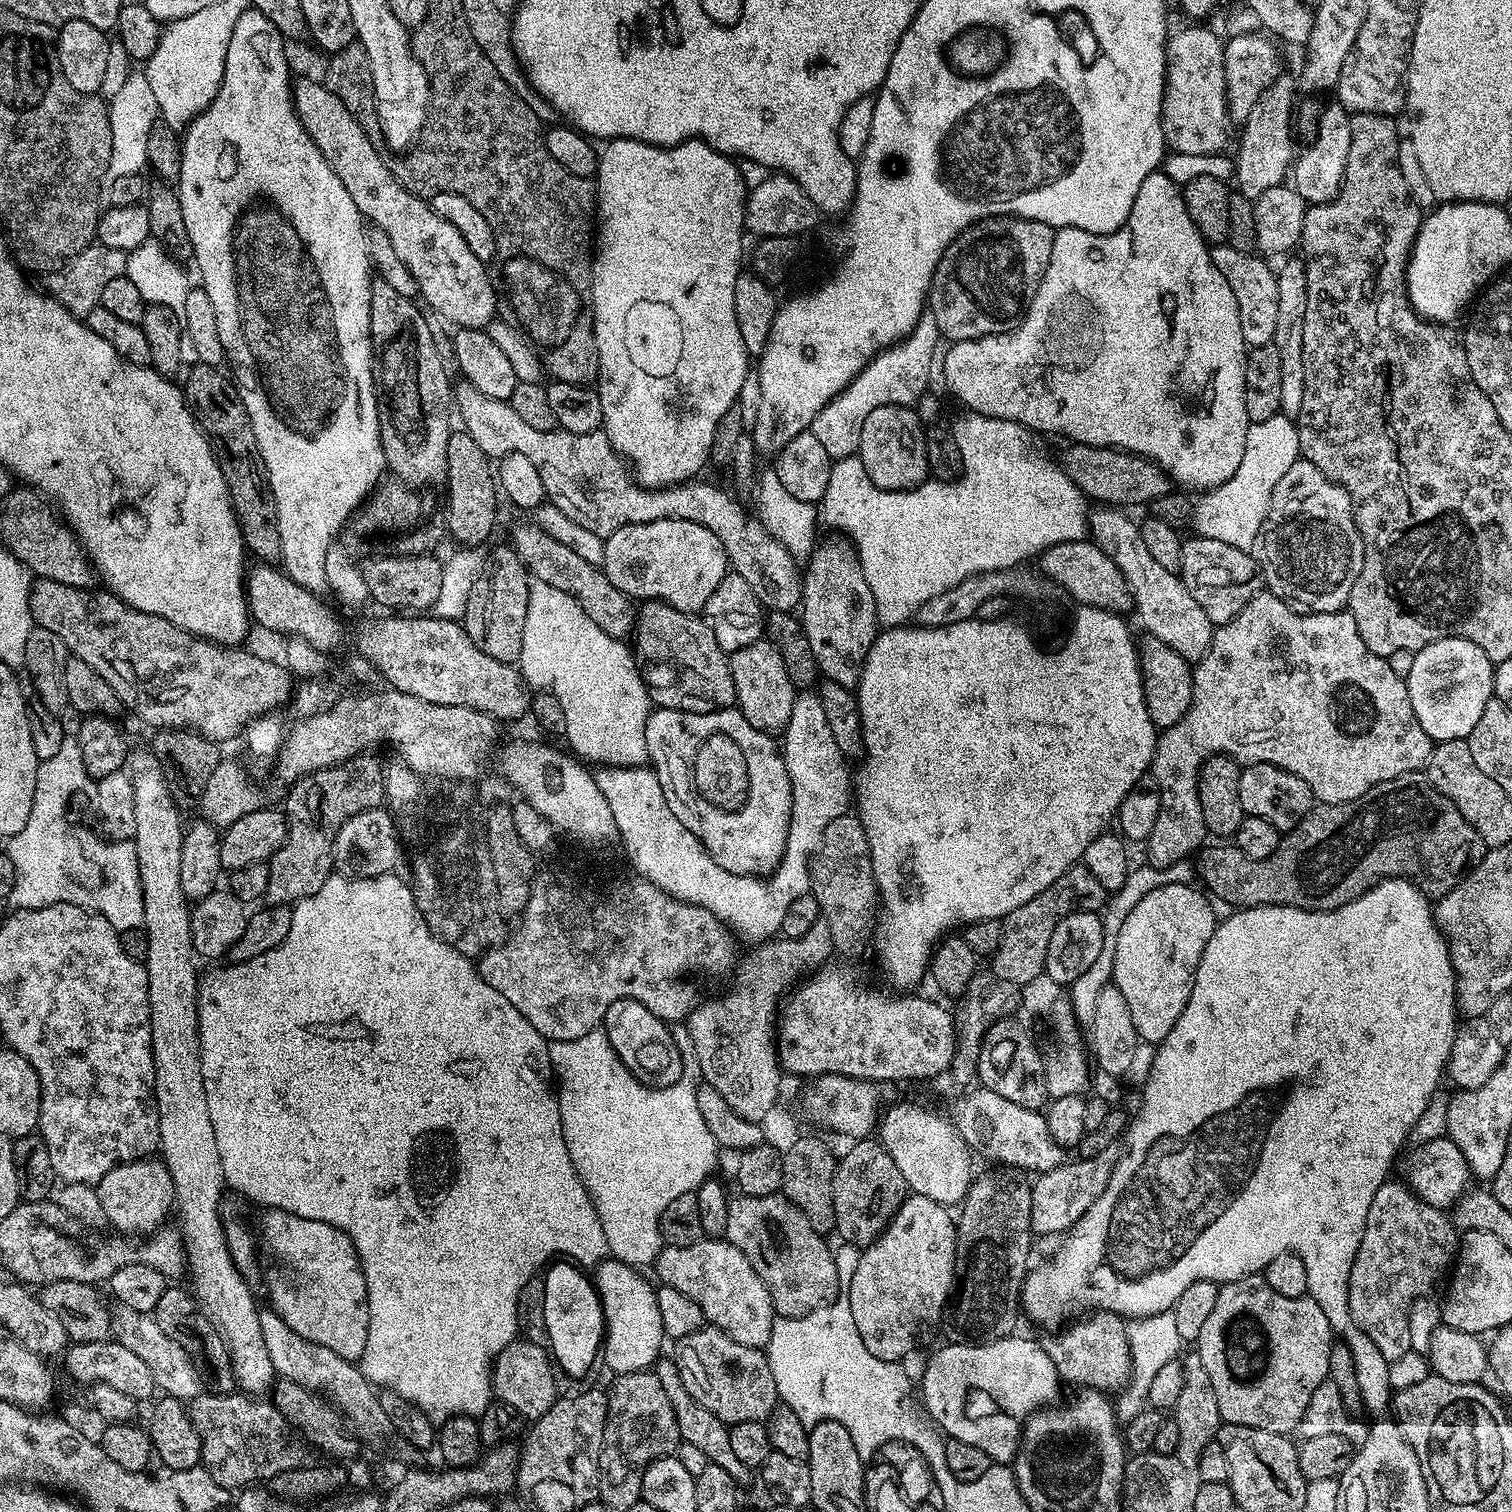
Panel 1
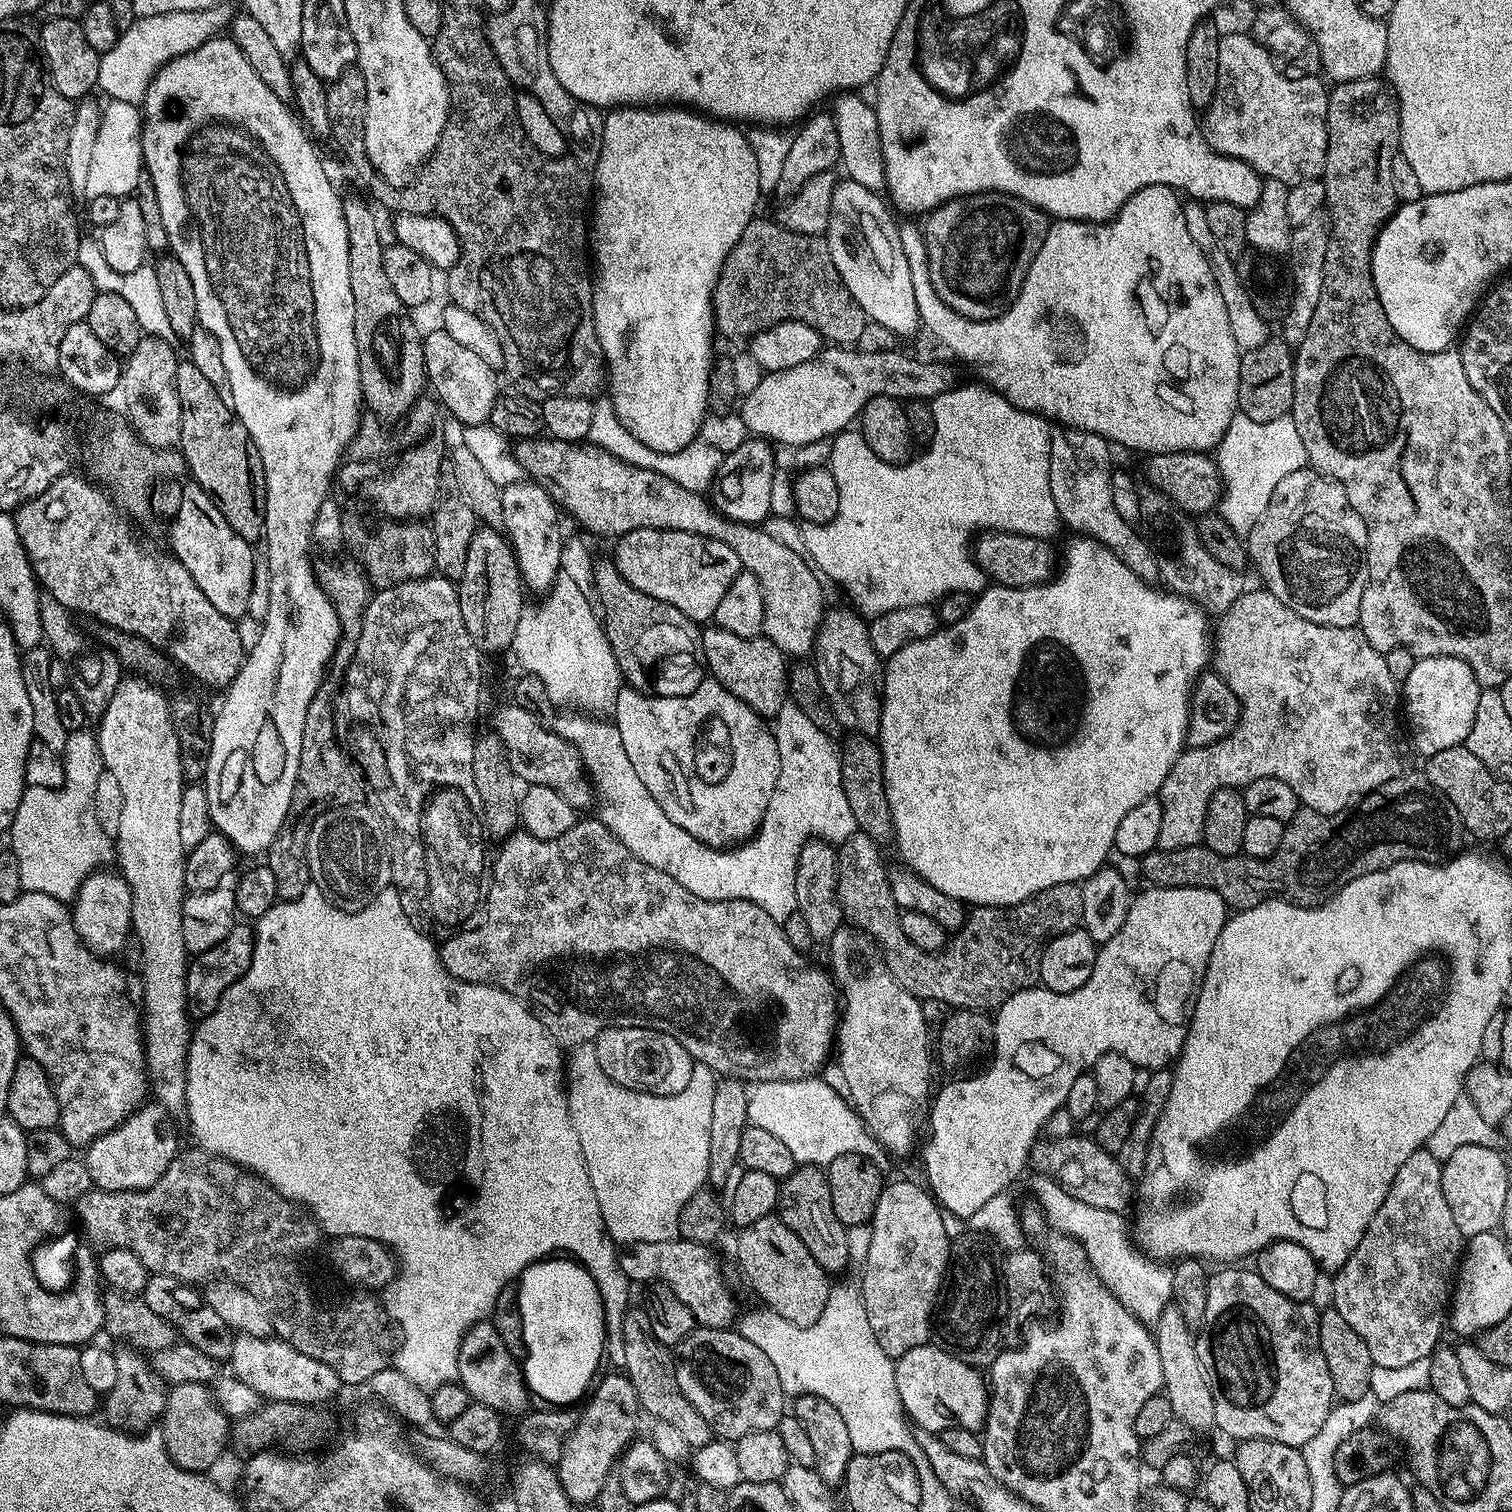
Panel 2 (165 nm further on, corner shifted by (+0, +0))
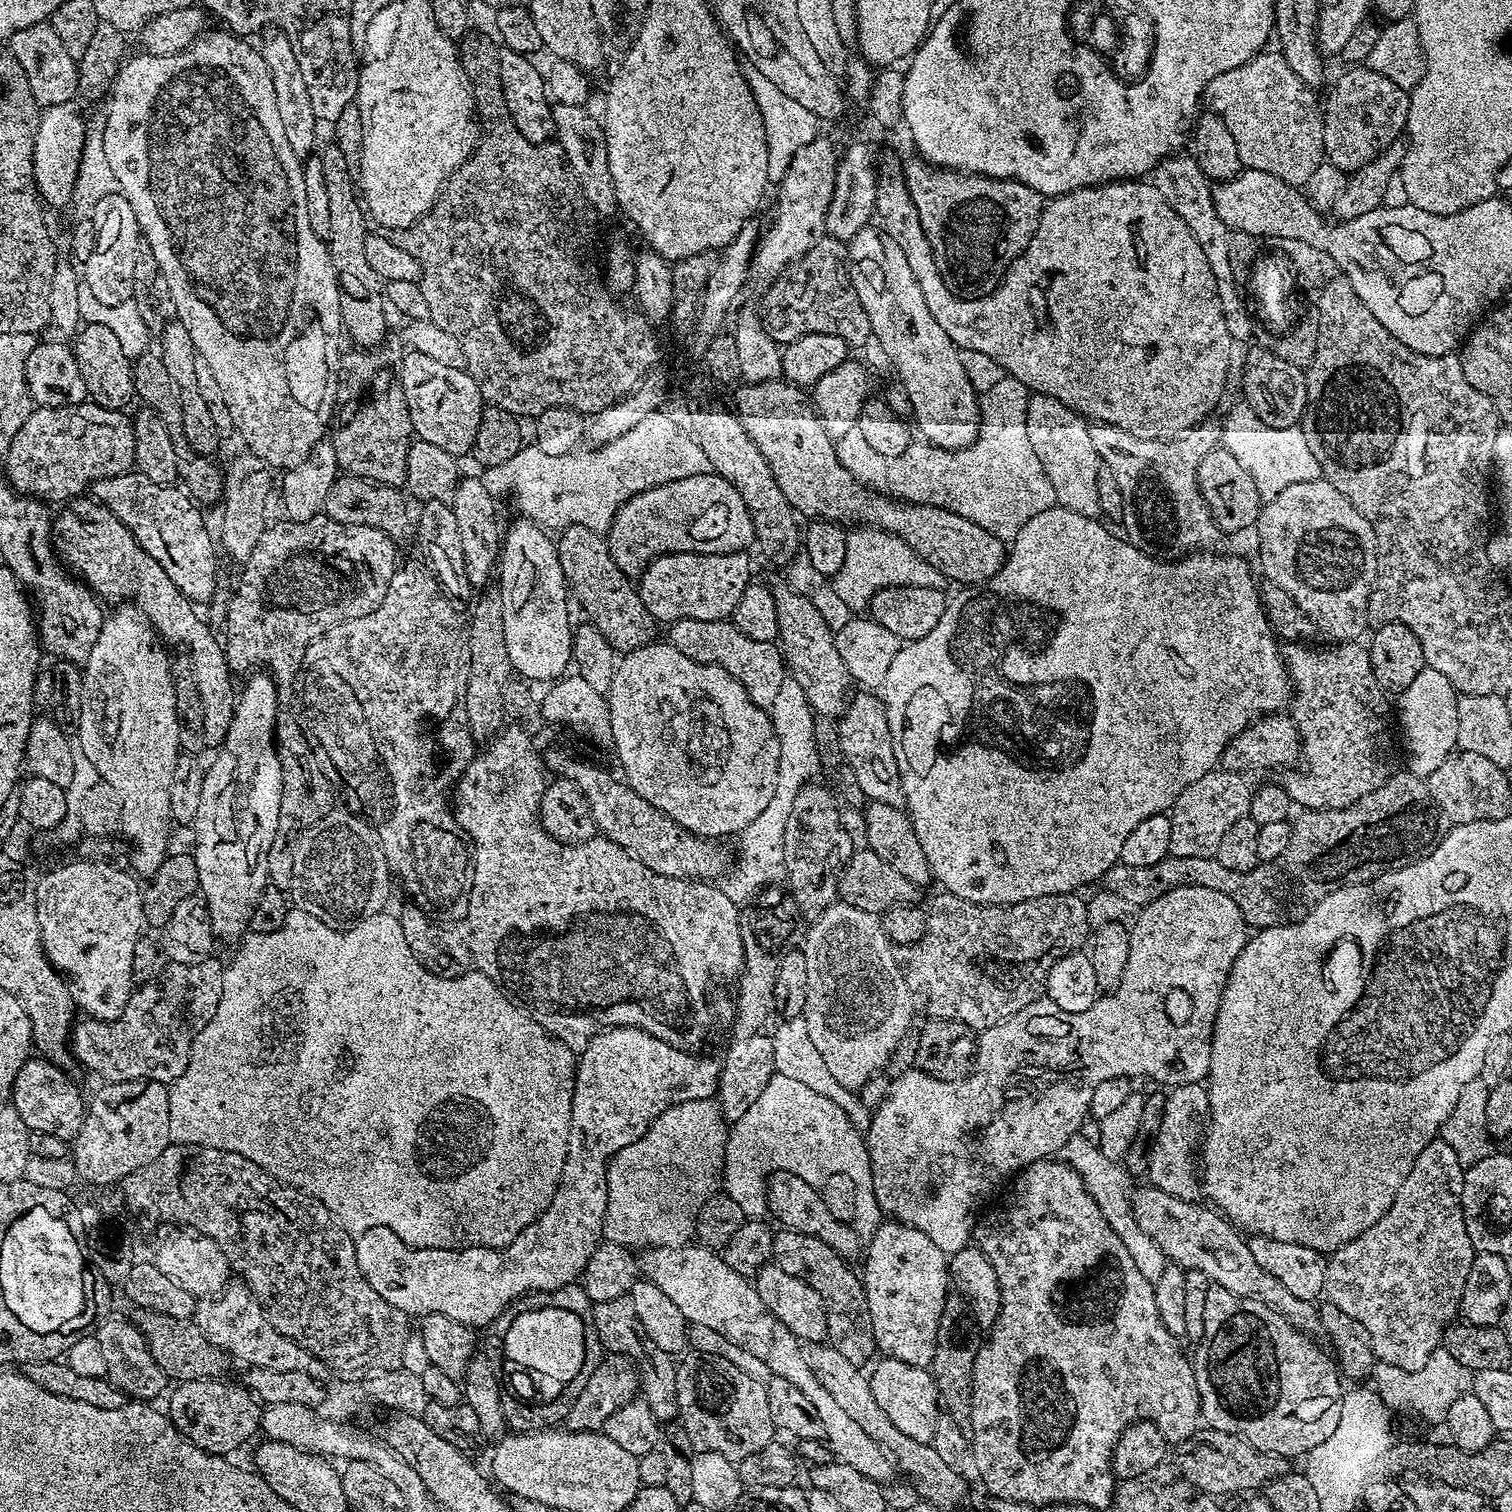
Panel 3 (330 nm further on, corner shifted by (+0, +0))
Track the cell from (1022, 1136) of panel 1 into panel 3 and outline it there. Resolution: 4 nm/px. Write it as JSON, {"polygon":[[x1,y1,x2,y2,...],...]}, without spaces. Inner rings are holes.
{"polygon":[[1145,1186,1131,1193,1132,1209,1136,1221,1146,1234,1158,1242,1165,1257,1187,1270,1202,1270,1212,1284,1220,1284,1231,1292,1261,1298,1283,1312,1297,1328,1312,1334,1317,1331,1317,1305,1311,1300,1296,1298,1254,1260,1248,1240,1238,1231,1237,1225,1211,1207,1203,1208,1195,1199,1183,1200,1167,1188]]}

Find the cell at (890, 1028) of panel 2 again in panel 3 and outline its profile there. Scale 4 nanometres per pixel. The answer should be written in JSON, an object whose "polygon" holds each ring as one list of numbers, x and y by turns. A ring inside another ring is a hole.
{"polygon":[[837,902,831,904,821,916,815,917,811,924,812,929,802,943,804,965,808,971,802,1003,808,1010,806,1016,812,1023,811,1033,815,1044,826,1066,830,1068,830,1073,842,1086,860,1090,875,1072,887,1066,892,1051,903,1042,912,1024,912,995,906,986,897,949,885,934,881,917,877,913,867,912,853,904]]}

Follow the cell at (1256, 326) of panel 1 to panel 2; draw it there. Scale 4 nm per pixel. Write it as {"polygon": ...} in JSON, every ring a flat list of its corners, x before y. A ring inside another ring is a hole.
{"polygon":[[1189,199,1184,204,1184,217,1186,218,1186,230,1190,230,1190,238,1198,242,1198,246,1212,263,1214,278,1218,282,1218,294,1222,294,1222,302,1226,305,1226,314,1230,317,1230,330,1234,333,1234,342,1238,342,1241,353,1254,350,1262,346,1270,339,1269,321,1254,306,1252,295,1248,293,1246,285,1240,281,1240,275,1236,273,1234,260,1227,256,1225,250,1215,240,1214,234,1211,233,1210,225,1207,222,1207,207,1201,201]]}

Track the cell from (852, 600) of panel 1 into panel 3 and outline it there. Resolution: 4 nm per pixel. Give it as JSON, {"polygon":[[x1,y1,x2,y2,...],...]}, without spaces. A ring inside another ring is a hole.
{"polygon":[[860,690,860,693,849,699,848,707,843,716,839,717,838,725,841,736,843,763,852,767,856,775,856,784,865,792,869,801,903,805,904,791,900,785,898,758,894,754,890,722,886,718,886,706,879,695,872,690]]}

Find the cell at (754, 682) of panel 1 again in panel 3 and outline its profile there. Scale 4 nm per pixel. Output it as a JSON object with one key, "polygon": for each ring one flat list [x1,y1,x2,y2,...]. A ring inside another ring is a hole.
{"polygon":[[681,616,673,621,666,636,667,643,682,650,686,658,724,668,748,691,749,698,759,708,771,709,774,697,781,692,786,678,786,661,779,643,758,642,758,638,750,638,750,634,738,630,731,619,699,620,693,616]]}

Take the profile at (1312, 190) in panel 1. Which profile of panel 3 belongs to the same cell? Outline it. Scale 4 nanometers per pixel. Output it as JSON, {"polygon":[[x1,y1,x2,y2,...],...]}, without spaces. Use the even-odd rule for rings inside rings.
{"polygon":[[1261,50,1252,56,1244,64,1238,64,1228,72,1224,72,1221,76,1217,76,1206,89,1206,100,1212,103,1212,108,1217,112,1219,119,1230,130,1230,134,1234,138,1234,146,1238,146,1238,154,1240,155,1240,162,1244,168,1257,168,1266,174,1274,174,1278,178,1282,178,1282,182,1293,186,1303,186,1310,178,1310,174,1314,174,1314,170,1318,170,1318,166,1325,163,1326,157,1324,154,1324,114,1321,105,1318,103,1318,96,1316,96,1311,87,1302,79,1299,72,1289,64,1288,59,1280,55,1279,51]]}

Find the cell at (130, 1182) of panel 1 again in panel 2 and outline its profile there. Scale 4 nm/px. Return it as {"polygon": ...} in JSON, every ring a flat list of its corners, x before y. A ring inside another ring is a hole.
{"polygon":[[148,1102,137,1108,123,1124,93,1140,87,1145,85,1152,88,1153,82,1156,82,1161,89,1168,93,1185,102,1192,141,1192,143,1188,152,1188,154,1182,166,1174,170,1162,178,1154,176,1128,172,1120,173,1113,166,1111,160,1104]]}

